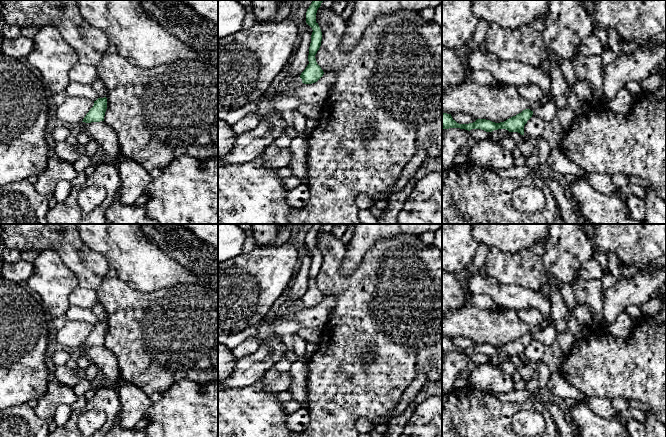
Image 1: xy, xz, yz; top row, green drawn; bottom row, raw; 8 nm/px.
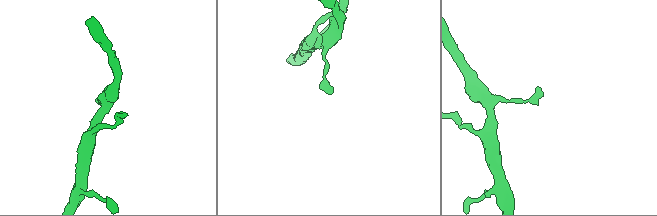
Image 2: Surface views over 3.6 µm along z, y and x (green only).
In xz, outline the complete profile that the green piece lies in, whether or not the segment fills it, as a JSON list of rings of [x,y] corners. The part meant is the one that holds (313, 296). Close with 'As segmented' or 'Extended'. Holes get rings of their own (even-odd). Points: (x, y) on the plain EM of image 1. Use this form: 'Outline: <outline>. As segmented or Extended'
Outline: [[[312,224],[311,229],[306,236],[306,247],[312,252],[311,267],[309,271],[308,285],[309,288],[301,297],[300,302],[304,308],[317,306],[324,298],[321,291],[317,288],[315,279],[321,270],[322,256],[316,246],[316,237],[324,224]]]. As segmented

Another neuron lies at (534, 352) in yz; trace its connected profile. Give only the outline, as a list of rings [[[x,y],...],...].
[[[535,339],[527,345],[524,350],[524,360],[529,364],[535,366],[539,361],[543,359],[546,346]]]

